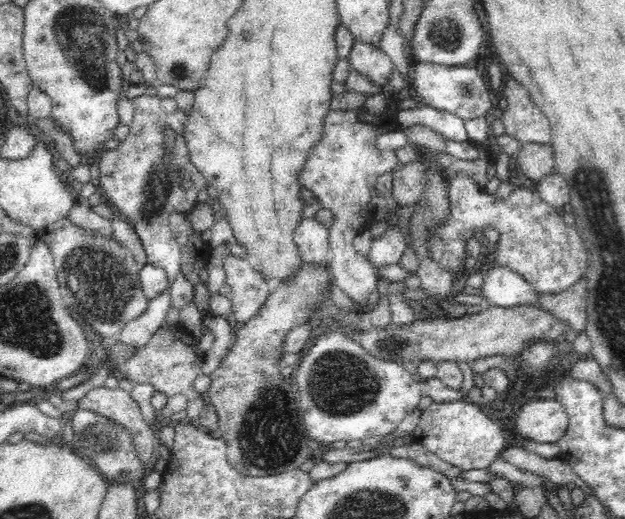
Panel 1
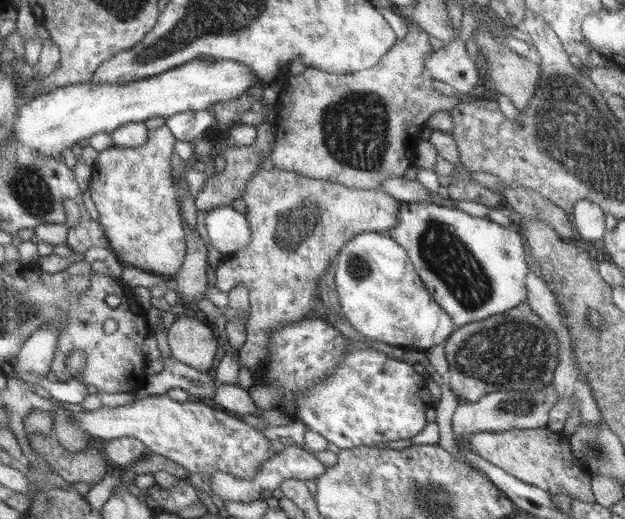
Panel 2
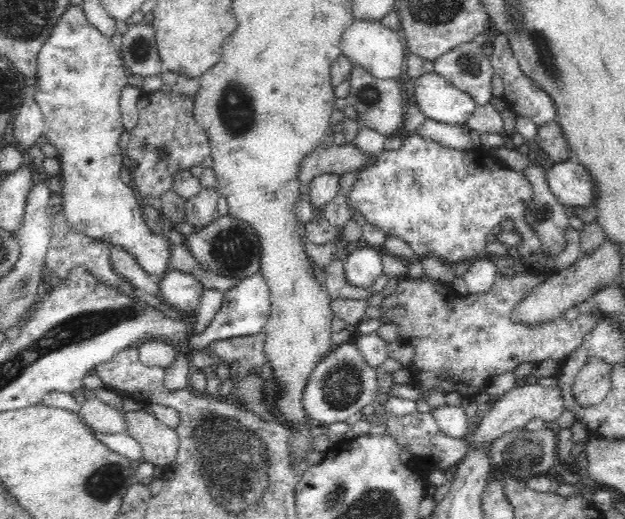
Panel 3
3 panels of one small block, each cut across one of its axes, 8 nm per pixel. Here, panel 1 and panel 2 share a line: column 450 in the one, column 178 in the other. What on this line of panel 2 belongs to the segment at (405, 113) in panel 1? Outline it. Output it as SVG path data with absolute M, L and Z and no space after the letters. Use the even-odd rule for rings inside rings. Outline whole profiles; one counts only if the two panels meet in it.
M207 110L198 112L182 112L166 119L165 125L170 129L177 141L192 143L197 136L214 125L215 117Z

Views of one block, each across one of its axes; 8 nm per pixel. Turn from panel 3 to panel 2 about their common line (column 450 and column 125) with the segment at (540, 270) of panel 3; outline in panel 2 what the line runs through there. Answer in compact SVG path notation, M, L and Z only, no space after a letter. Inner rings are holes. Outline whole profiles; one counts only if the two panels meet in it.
M166 126L149 130L148 142L138 148L122 148L112 146L99 152L92 167L92 178L89 184L90 196L96 209L99 220L106 230L106 239L116 258L126 265L150 272L156 275L174 276L184 265L186 254L186 242L184 242L184 230L182 228L182 190L178 186L180 176L174 176L171 167L173 146L177 140Z

